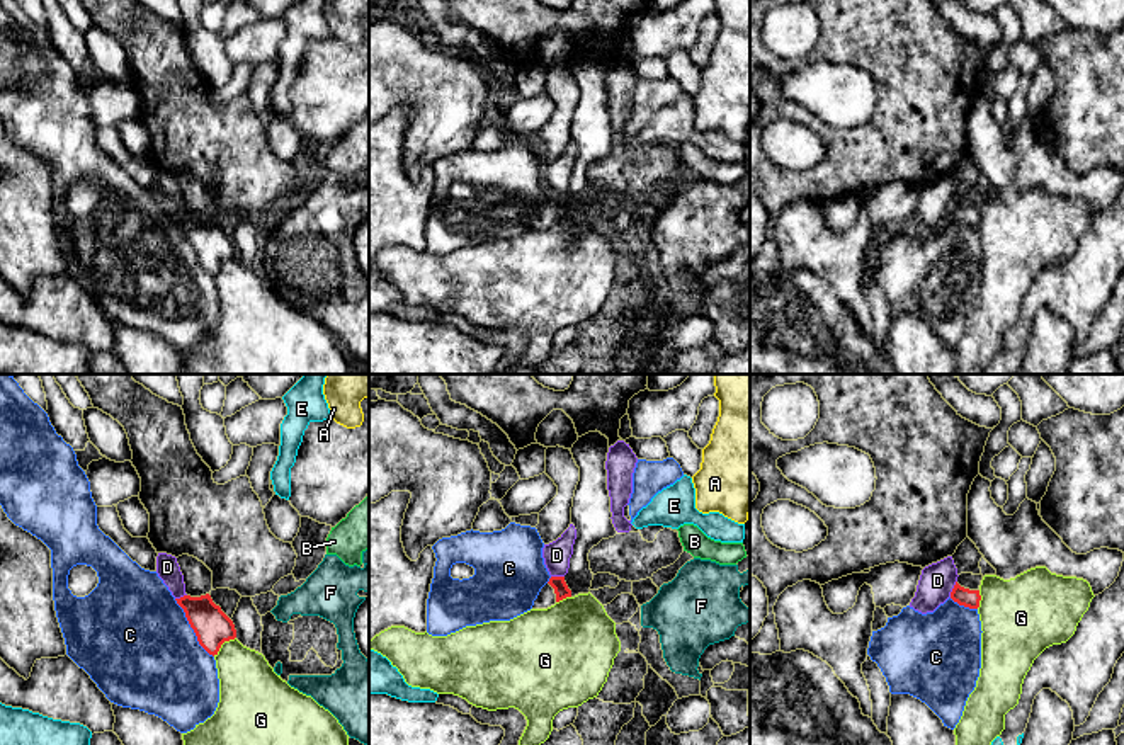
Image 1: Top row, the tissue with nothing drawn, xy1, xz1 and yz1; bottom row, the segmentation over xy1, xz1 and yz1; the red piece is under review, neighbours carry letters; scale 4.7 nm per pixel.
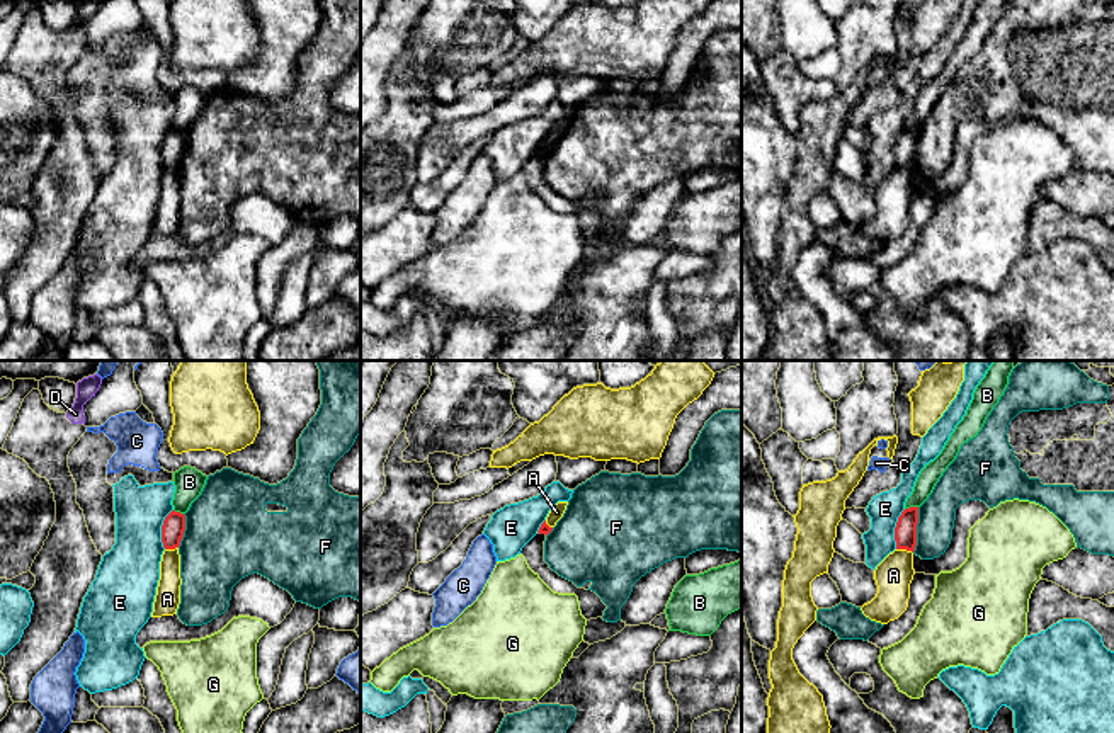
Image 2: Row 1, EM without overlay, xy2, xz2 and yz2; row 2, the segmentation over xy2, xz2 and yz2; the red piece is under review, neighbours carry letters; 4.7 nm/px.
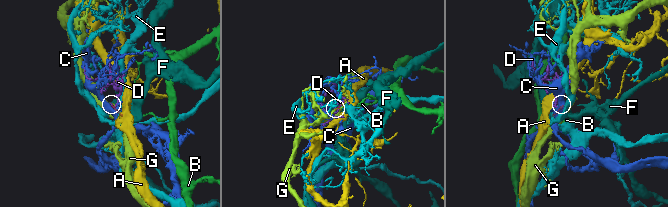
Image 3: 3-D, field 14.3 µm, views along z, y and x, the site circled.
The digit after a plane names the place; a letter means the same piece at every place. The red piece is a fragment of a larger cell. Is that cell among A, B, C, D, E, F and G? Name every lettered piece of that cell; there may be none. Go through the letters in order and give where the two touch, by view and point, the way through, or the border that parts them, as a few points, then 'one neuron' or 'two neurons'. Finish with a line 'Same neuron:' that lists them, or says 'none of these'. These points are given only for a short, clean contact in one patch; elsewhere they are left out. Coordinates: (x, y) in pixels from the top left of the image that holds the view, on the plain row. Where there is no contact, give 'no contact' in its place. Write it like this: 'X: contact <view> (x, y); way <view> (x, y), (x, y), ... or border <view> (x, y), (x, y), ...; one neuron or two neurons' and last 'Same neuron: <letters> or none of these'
A: contact yz2 (905, 167); border yz2 (897, 167), (905, 167), (912, 172); two neurons
B: contact yz2 (910, 126); border yz2 (917, 125), (905, 128); two neurons
C: contact xy1 (191, 245); two neurons
D: contact yz1 (953, 208); border yz1 (956, 199), (949, 215); two neurons
E: contact yz2 (895, 148); border yz2 (905, 128), (895, 147), (895, 167); two neurons
F: contact yz2 (915, 148); two neurons
G: contact xy1 (223, 261); two neurons
Same neuron: none of these

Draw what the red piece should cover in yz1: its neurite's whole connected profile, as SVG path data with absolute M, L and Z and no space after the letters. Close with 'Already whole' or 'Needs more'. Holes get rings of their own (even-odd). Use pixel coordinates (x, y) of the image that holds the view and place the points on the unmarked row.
M961 192L951 211L951 218L959 225L978 228L981 219L979 214L981 199L983 194Z. Needs more

